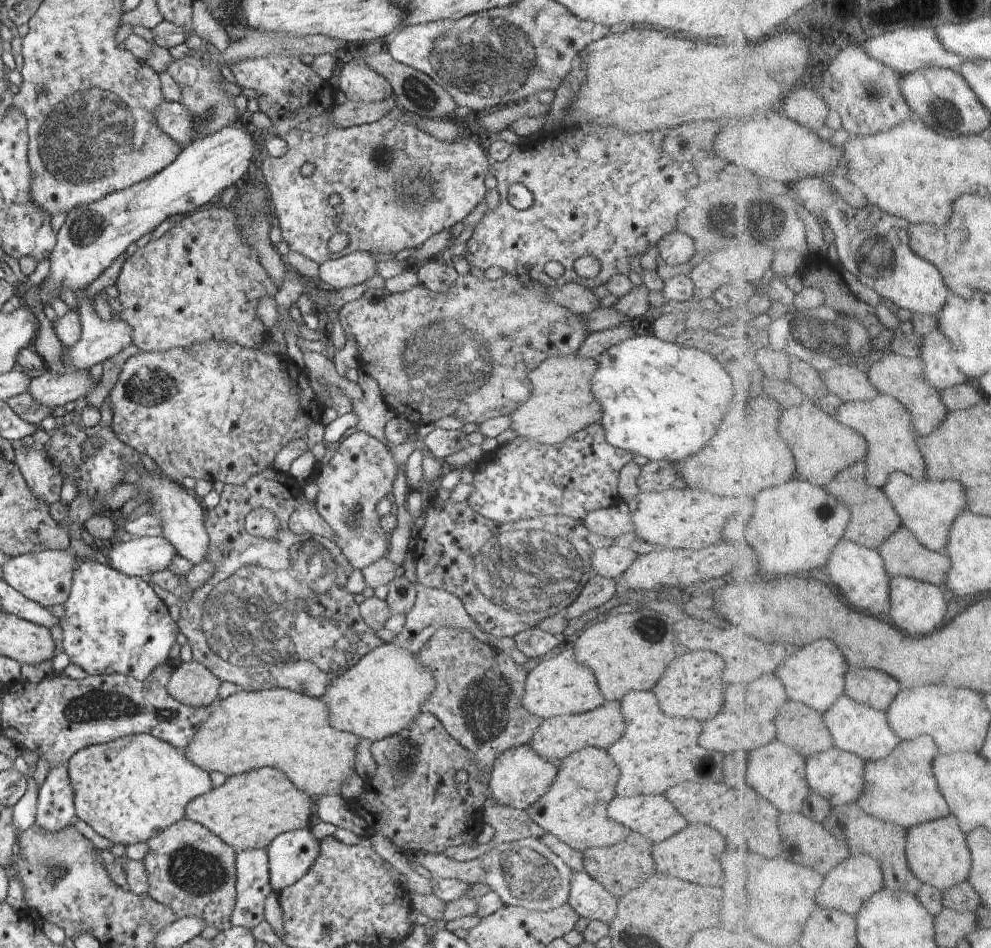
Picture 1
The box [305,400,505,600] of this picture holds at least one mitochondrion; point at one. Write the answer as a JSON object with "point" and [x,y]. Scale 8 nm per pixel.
{"point":[351,522]}

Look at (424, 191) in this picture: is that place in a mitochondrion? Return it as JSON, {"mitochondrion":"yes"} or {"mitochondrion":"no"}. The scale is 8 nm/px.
{"mitochondrion":"yes"}

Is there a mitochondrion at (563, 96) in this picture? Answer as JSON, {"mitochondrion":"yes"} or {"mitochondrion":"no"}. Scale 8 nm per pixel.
{"mitochondrion":"no"}

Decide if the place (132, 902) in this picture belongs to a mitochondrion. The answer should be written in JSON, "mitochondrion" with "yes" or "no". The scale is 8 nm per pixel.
{"mitochondrion":"no"}

